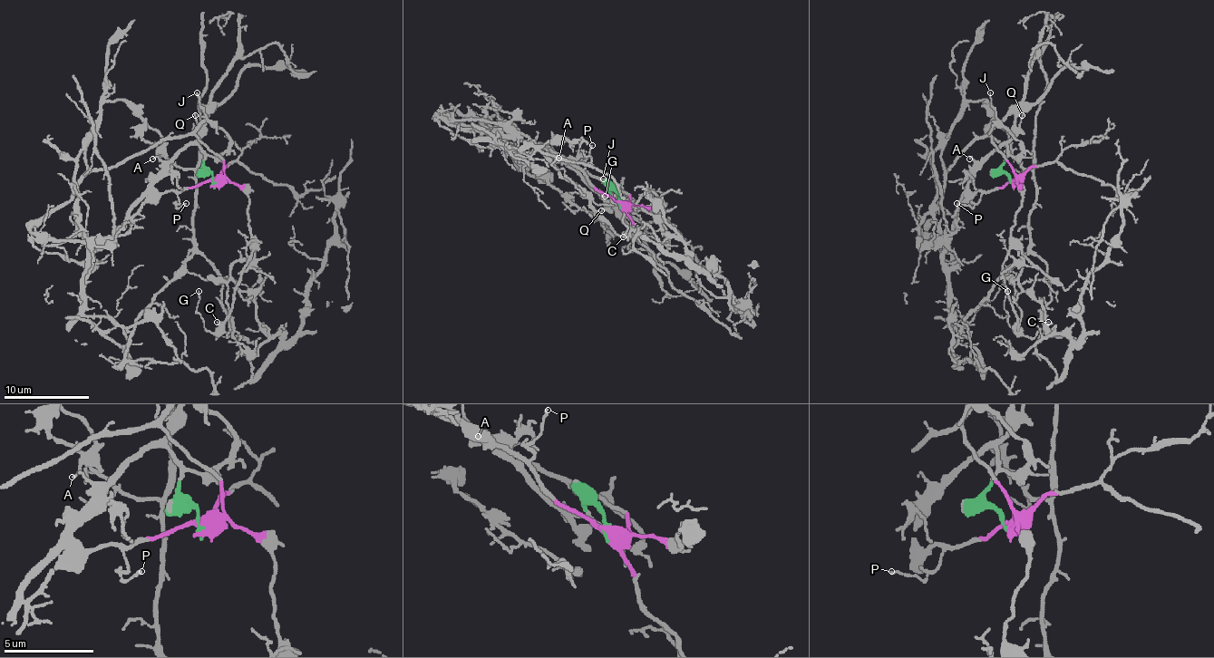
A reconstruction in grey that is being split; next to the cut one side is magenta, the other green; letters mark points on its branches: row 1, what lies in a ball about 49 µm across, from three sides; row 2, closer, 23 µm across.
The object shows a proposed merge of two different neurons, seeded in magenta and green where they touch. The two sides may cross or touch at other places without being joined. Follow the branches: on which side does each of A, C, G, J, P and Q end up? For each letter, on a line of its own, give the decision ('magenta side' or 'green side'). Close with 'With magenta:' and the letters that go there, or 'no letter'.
A: green side
C: magenta side
G: magenta side
J: green side
P: magenta side
Q: green side
With magenta: C, G, P

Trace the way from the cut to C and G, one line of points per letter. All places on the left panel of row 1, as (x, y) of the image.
C: (214, 185), (233, 182), (248, 198), (252, 236), (252, 253), (225, 330), (216, 338), (220, 330), (216, 321)
G: (214, 185), (233, 182), (248, 198), (252, 253), (227, 319), (214, 332), (203, 325), (197, 308), (199, 291)

